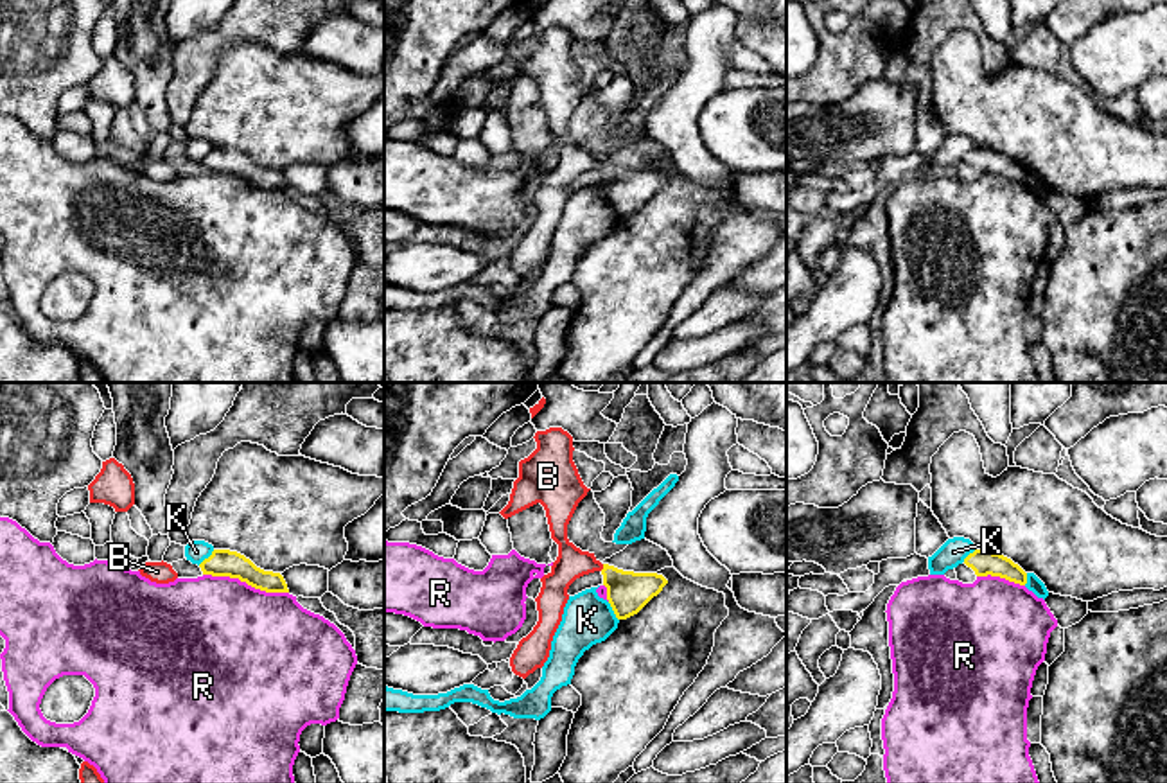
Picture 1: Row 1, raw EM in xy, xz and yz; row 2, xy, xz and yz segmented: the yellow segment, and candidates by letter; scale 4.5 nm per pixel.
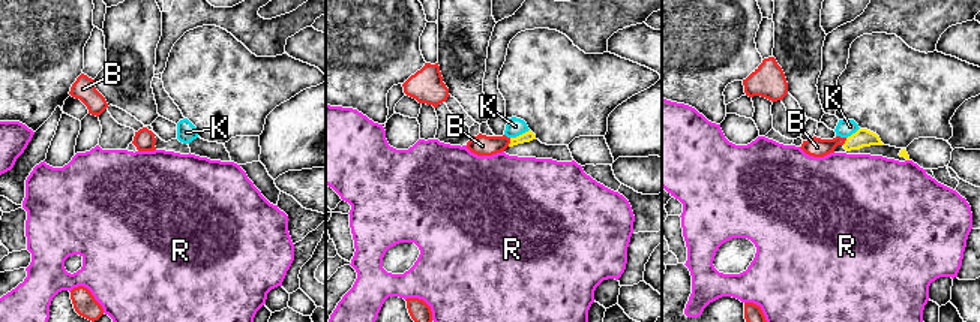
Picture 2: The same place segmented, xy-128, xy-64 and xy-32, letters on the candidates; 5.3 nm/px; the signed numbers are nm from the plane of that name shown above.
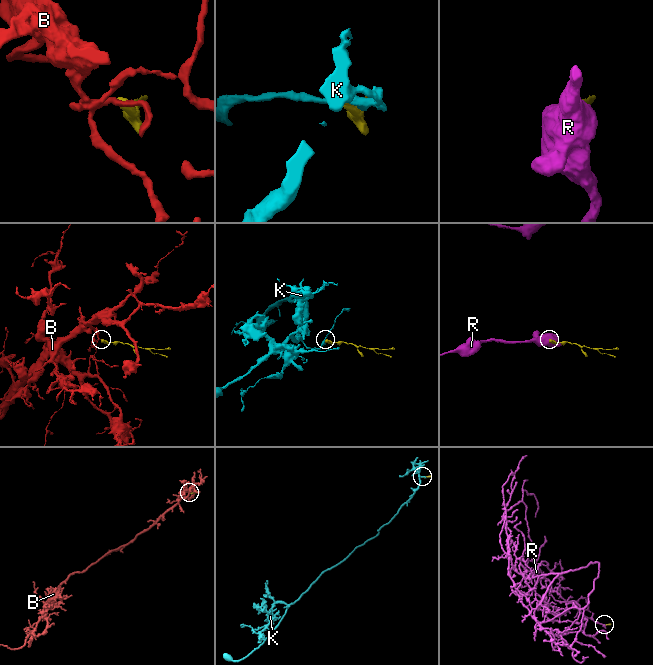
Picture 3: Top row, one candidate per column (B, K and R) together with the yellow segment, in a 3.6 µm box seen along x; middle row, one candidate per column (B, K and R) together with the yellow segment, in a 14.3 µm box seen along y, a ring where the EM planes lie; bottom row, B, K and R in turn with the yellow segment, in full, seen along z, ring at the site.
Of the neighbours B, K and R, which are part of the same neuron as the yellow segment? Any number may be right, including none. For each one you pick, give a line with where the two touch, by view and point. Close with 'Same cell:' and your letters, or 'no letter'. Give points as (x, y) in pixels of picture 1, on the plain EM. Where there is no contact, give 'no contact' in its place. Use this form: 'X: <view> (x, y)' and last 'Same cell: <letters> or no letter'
B: xz (604, 166)
Same cell: B

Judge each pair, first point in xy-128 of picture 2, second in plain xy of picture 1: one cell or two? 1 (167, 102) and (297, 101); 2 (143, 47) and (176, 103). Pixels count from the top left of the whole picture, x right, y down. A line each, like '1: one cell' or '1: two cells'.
1: two cells
2: two cells

